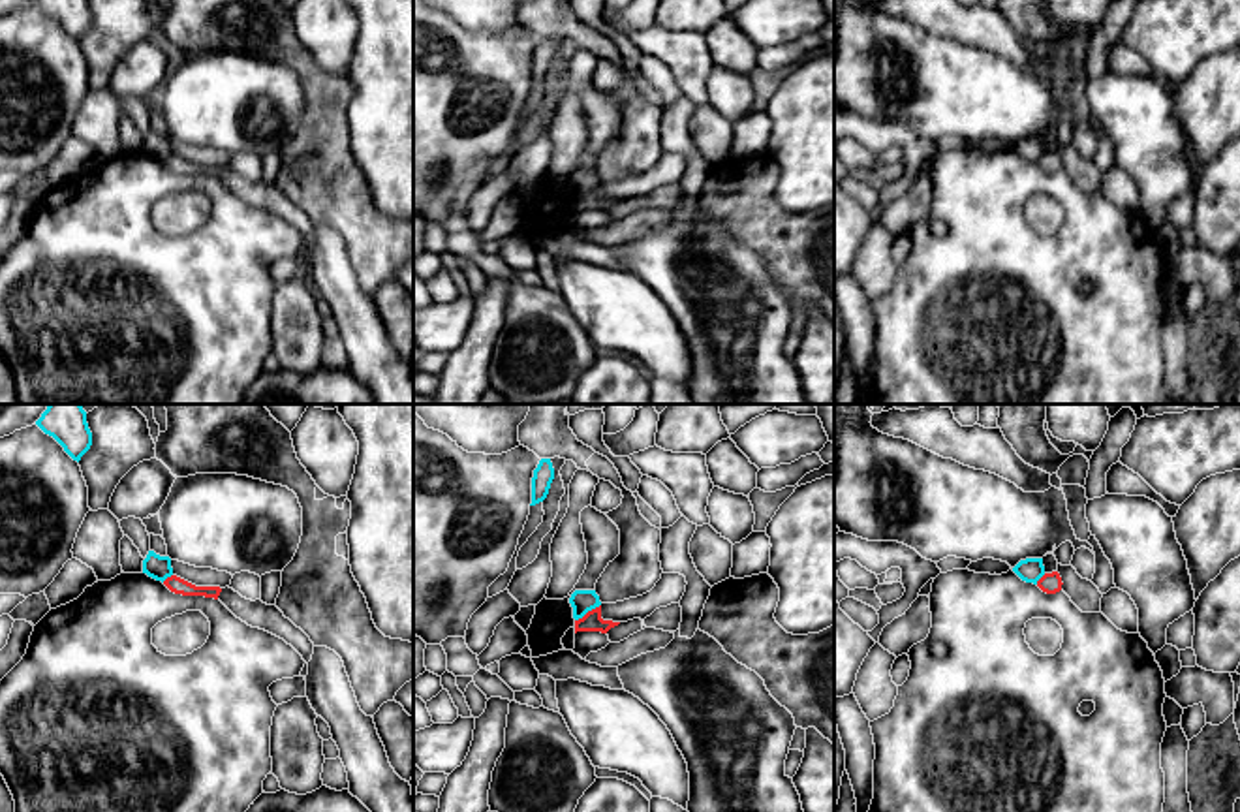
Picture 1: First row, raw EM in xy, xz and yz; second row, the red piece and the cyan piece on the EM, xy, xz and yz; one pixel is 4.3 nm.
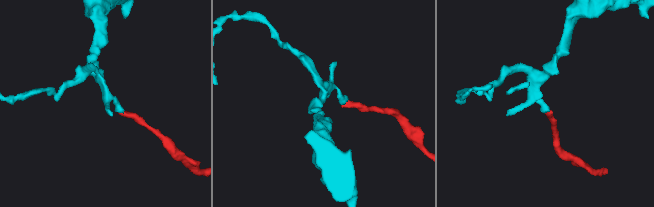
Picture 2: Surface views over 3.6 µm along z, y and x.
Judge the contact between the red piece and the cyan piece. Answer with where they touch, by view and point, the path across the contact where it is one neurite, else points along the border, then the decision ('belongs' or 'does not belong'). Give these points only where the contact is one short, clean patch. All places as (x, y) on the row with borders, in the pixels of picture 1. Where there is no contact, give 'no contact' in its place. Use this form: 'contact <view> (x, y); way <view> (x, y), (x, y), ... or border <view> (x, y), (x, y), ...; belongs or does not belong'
contact xz (588, 611); border xz (600, 604), (575, 621); does not belong

